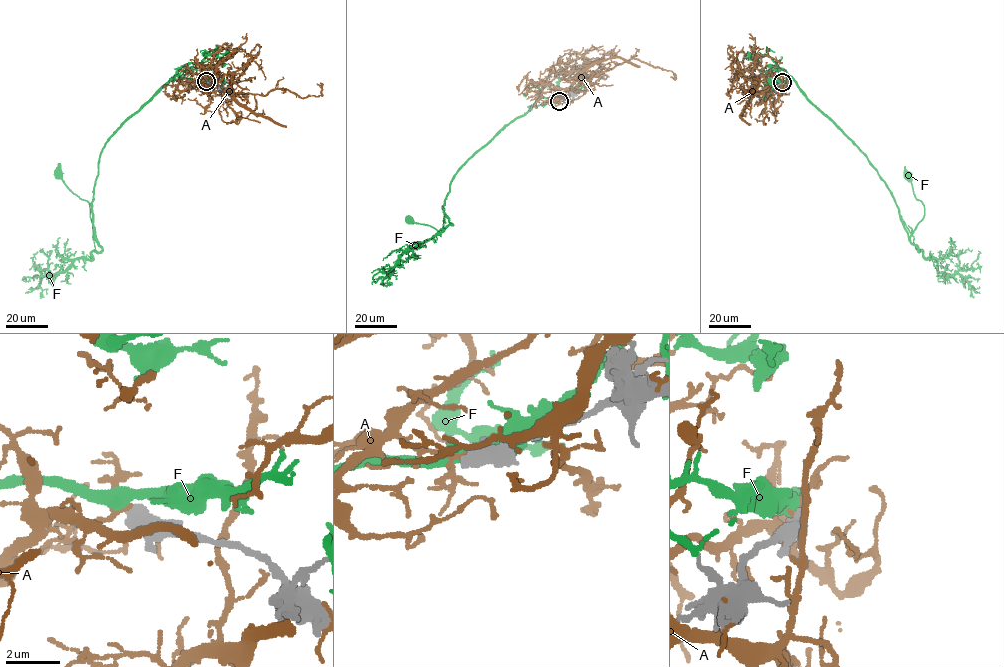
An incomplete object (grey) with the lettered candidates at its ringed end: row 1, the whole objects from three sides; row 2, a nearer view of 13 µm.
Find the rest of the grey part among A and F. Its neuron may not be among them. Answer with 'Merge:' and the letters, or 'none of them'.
Merge: none of them

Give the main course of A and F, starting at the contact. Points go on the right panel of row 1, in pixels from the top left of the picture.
A: (781, 82), (769, 87), (770, 95), (766, 97), (746, 95), (739, 87), (749, 94), (759, 83), (753, 78)
F: (781, 82), (786, 79), (771, 74), (775, 69), (783, 69), (867, 157), (912, 233), (924, 205), (908, 176)

